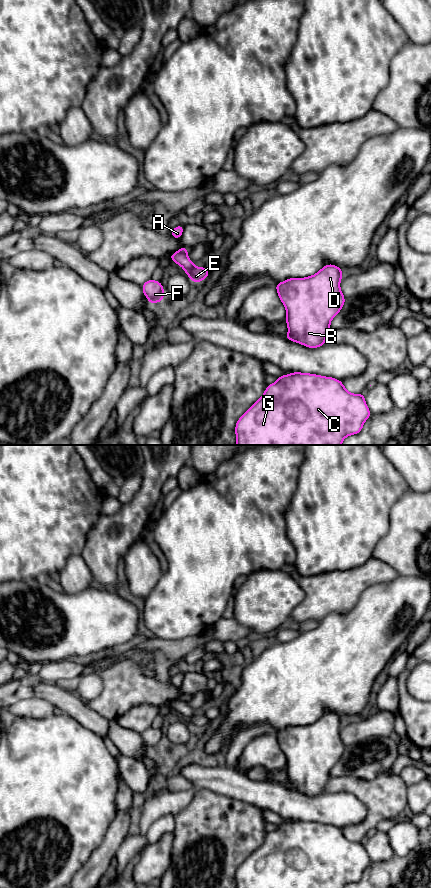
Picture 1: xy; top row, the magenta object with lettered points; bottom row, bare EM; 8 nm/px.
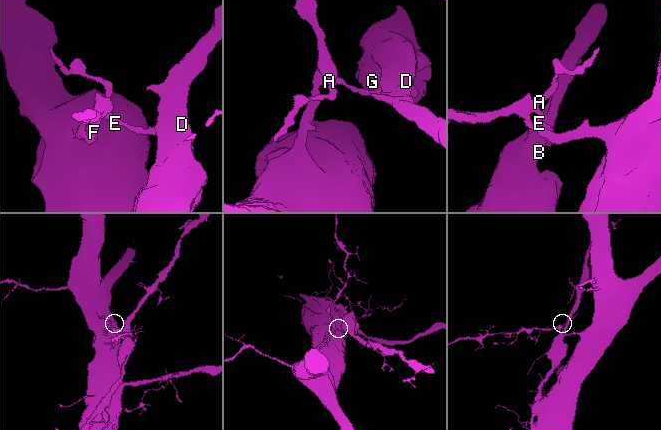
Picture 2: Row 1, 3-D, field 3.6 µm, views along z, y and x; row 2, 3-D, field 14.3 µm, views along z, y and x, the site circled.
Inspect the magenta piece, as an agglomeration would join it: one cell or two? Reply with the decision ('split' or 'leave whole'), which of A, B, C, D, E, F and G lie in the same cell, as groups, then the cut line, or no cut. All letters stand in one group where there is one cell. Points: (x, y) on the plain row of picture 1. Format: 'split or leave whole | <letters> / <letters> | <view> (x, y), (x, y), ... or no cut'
split | A F / B C D E G | xy (177, 699), (186, 701)

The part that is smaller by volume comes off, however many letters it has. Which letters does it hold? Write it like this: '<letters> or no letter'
B, C, D, E, G

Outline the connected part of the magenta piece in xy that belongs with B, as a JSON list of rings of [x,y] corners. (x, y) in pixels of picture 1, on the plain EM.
[[[327,712],[312,724],[289,726],[275,733],[286,756],[287,788],[308,796],[326,792],[330,770],[346,748],[340,737],[343,722],[338,714]]]

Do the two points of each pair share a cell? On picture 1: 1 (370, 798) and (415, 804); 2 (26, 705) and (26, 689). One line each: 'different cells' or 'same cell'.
1: different cells
2: different cells

